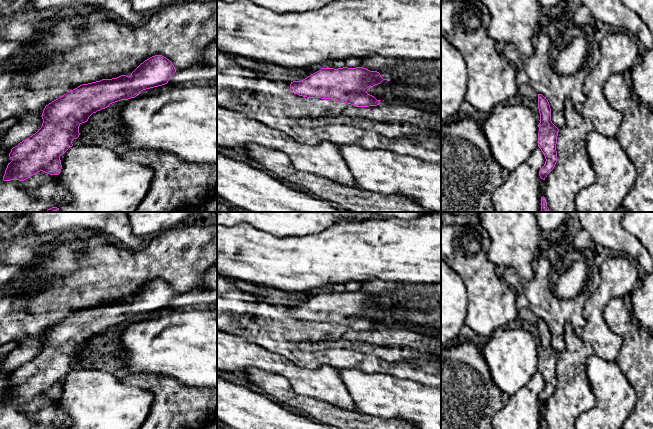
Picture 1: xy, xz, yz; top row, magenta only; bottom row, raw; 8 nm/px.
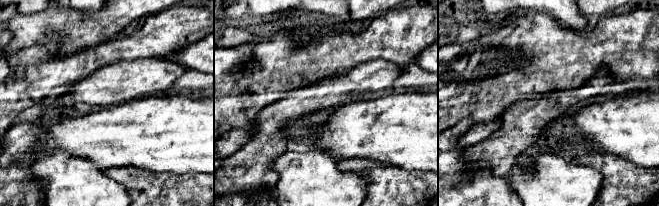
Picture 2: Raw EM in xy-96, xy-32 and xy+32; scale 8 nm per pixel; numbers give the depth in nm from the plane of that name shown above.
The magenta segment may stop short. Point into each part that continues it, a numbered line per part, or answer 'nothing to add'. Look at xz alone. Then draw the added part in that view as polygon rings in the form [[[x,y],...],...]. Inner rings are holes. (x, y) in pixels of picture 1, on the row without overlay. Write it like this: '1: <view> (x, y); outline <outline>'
nothing to add

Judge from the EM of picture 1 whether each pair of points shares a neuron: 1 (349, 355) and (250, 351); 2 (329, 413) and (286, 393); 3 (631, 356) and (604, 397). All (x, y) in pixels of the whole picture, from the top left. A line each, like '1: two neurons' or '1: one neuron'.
1: two neurons
2: one neuron
3: two neurons

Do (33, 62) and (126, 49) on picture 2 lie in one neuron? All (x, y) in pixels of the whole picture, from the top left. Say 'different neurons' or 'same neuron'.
same neuron

